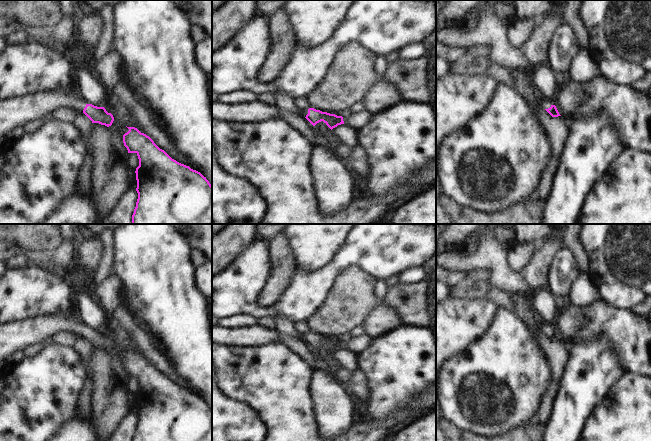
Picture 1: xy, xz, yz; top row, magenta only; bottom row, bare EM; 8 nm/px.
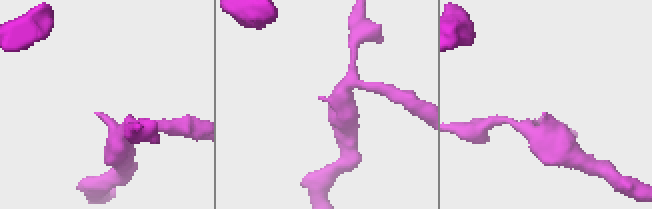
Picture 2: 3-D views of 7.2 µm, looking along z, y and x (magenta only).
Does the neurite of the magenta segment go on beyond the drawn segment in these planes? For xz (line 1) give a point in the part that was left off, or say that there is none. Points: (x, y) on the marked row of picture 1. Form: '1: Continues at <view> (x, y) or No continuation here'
1: Continues at xz (302, 112).

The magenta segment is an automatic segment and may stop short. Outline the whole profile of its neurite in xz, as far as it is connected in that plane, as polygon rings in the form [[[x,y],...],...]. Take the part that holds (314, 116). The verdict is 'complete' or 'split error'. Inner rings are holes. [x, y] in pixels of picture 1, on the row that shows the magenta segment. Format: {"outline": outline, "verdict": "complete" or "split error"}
{"outline": [[[314,108],[300,109],[299,116],[306,118],[313,126],[323,121],[331,130],[338,125],[344,124],[342,116],[322,112]]], "verdict": "split error"}

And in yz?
{"outline": [[[544,100],[542,102],[542,107],[552,116],[552,117],[558,117],[561,116],[556,108],[556,106],[548,101],[548,100]]], "verdict": "split error"}

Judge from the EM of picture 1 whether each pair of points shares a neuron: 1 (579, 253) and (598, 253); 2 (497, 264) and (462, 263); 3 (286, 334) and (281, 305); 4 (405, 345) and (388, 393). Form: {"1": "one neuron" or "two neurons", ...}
{"1": "two neurons", "2": "one neuron", "3": "two neurons", "4": "one neuron"}

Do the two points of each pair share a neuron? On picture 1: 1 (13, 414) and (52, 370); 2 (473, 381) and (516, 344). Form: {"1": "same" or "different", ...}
{"1": "same", "2": "same"}

